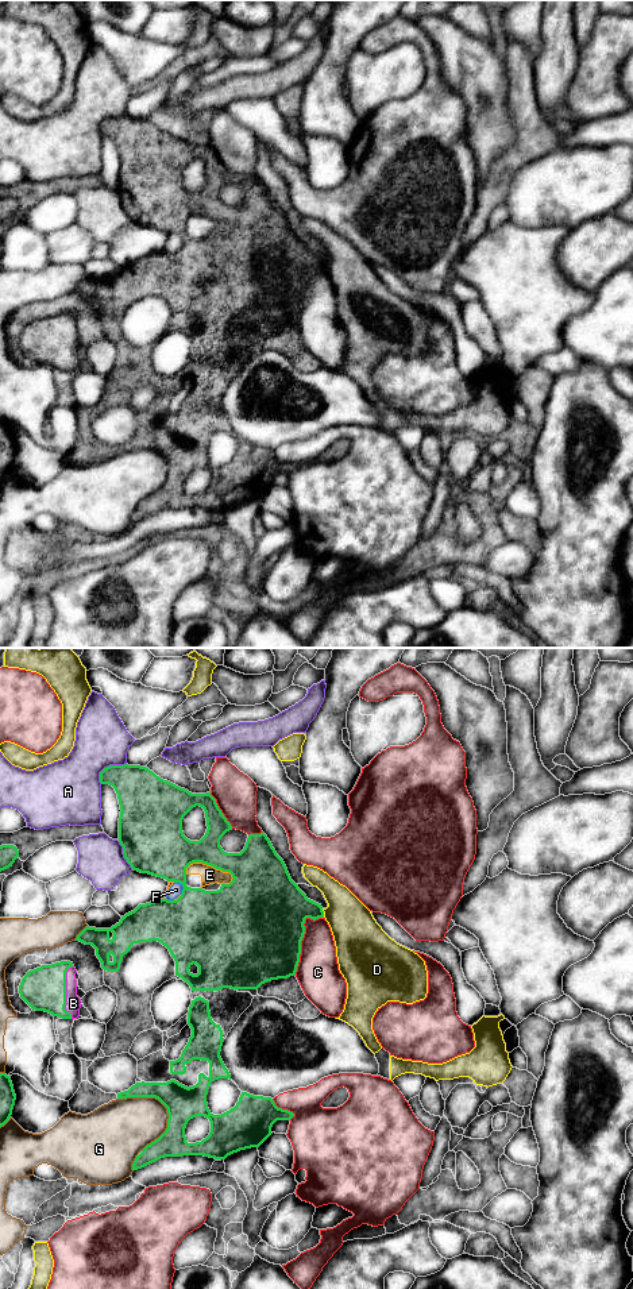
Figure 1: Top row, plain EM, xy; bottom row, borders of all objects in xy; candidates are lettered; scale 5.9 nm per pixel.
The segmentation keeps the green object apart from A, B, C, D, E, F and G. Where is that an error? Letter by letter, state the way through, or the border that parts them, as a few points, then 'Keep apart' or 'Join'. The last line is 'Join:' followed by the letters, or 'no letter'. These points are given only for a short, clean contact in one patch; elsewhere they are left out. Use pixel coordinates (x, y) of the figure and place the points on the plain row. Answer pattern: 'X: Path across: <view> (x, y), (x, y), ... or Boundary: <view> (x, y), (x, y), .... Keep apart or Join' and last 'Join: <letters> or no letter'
A: Keep apart
B: Join
C: Keep apart
D: Keep apart
E: Keep apart
F: Keep apart
G: Keep apart
Join: B

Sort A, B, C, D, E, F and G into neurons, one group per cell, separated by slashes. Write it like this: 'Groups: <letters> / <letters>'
Groups: A E F G / B / C / D

